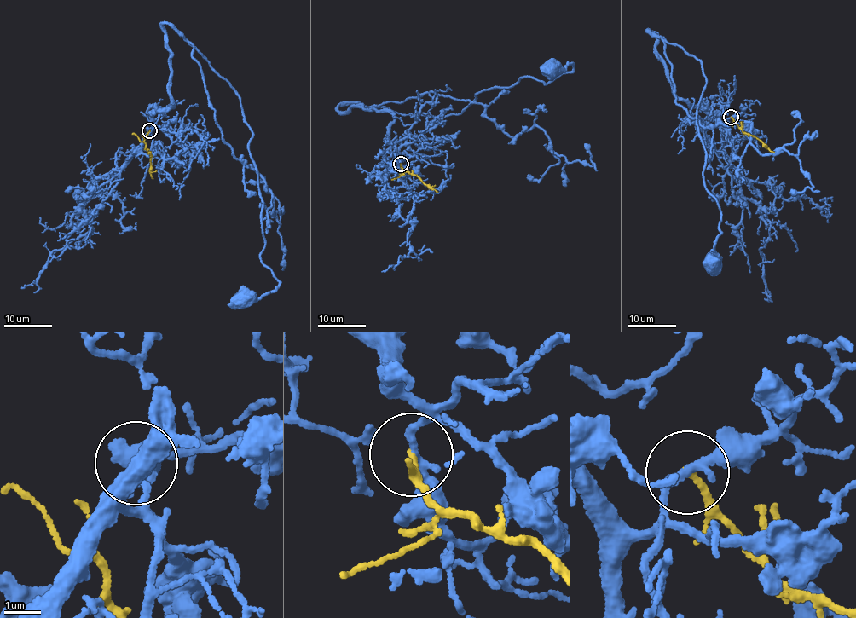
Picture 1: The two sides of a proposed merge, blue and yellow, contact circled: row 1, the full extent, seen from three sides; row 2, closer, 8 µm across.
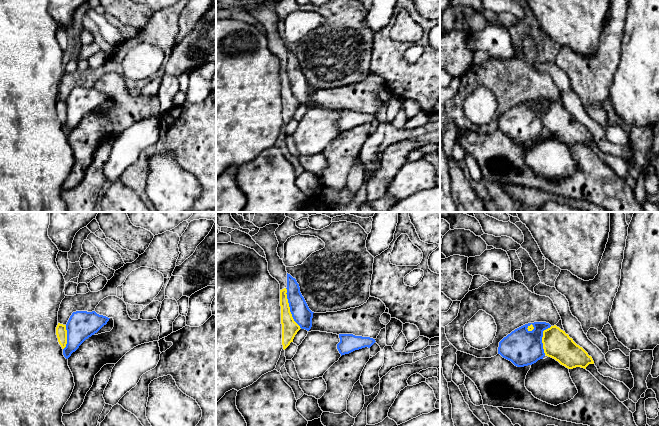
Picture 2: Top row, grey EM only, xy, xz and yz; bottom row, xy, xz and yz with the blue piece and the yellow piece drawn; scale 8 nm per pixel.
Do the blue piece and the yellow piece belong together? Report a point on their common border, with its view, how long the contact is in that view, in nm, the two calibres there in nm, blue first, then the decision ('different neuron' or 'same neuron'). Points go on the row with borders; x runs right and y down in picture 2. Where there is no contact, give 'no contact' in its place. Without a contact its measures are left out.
meets blue in xz at (290, 308); contact 360 nm long; 160 nm thick on the blue side, 130 nm on the other; different neuron

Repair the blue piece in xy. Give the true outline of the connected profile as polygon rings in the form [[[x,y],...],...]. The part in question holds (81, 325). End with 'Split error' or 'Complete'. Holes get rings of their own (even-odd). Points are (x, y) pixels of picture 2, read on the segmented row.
[[[95,311],[73,312],[66,324],[67,344],[63,349],[64,357],[68,359],[86,339],[106,325],[109,319]]]. Complete

